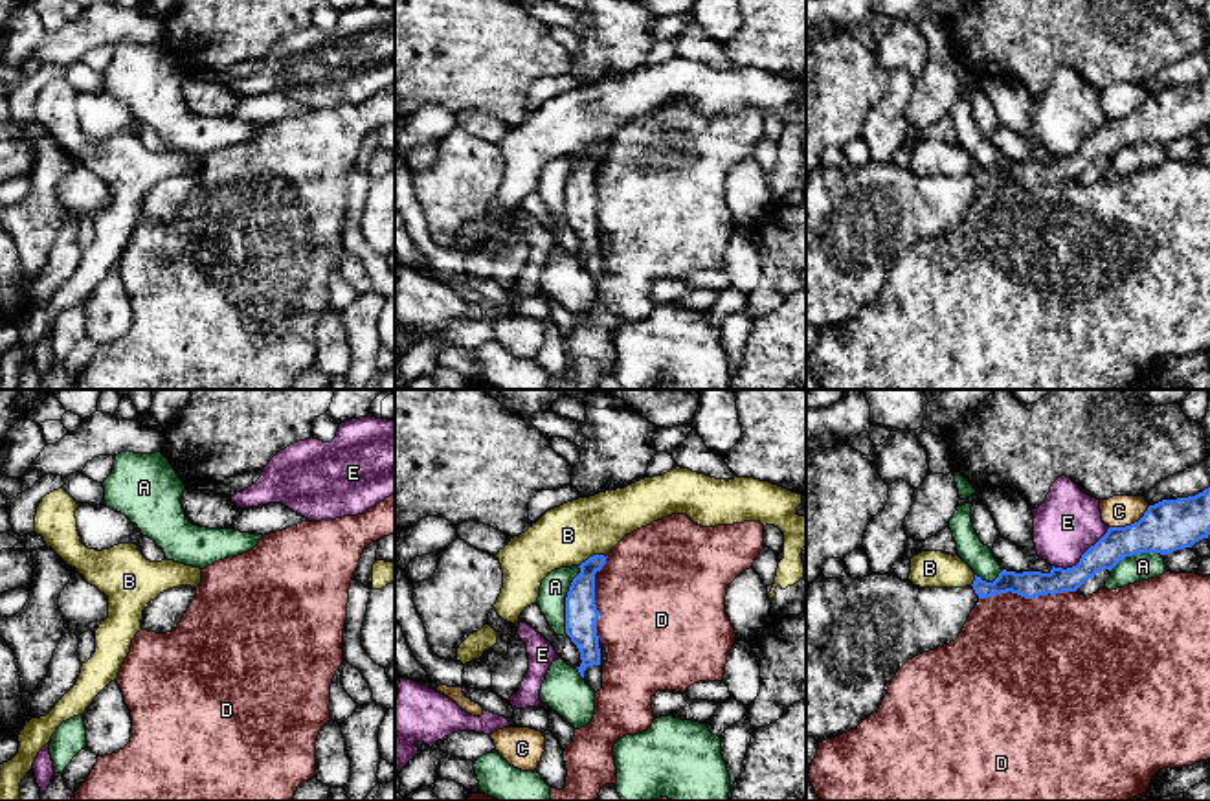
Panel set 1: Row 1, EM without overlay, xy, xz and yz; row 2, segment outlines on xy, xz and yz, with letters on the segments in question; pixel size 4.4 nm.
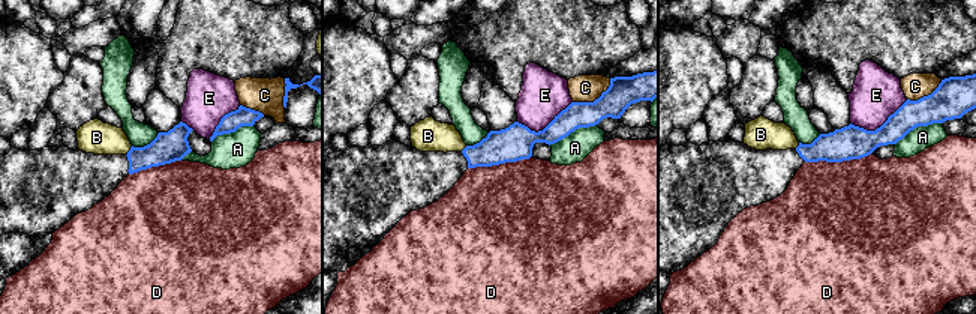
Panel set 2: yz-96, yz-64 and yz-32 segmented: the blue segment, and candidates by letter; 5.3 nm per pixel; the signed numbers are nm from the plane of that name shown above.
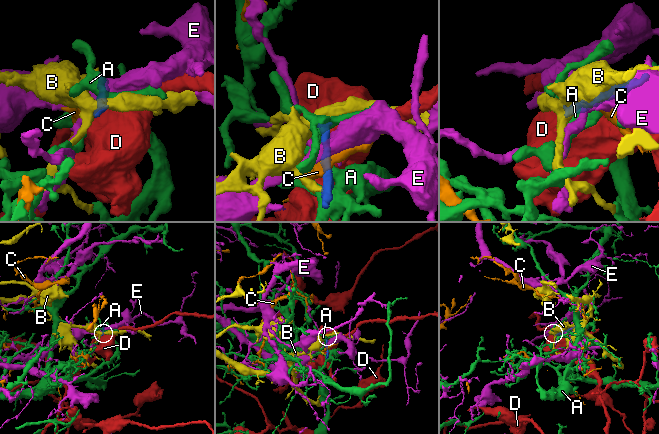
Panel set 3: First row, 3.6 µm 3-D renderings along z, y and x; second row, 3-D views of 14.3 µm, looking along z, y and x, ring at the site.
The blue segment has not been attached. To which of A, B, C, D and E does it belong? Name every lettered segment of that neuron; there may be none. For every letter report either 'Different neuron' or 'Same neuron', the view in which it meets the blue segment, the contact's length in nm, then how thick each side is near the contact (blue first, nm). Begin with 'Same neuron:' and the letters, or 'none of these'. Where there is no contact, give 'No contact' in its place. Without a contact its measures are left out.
Same neuron: none of these
A: Different neuron. Touches blue in xz. Shared border 300 nm. Thickness 140 nm (blue) against 120 nm
B: Different neuron. Touches blue in xz. Shared border 130 nm. Thickness 140 nm (blue) against 260 nm
C: Different neuron. Touches blue in yz. Shared border 200 nm. Thickness 220 nm (blue) against 140 nm
D: Different neuron. Touches blue in yz. Shared border 420 nm. Thickness 120 nm (blue) against 500 nm
E: Different neuron. Touches blue in yz. Shared border 300 nm. Thickness 140 nm (blue) against 280 nm

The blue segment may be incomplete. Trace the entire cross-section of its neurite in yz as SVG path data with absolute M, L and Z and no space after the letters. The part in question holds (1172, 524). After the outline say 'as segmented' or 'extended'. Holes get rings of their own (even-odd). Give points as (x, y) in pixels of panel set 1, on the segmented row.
M1210 487L1188 498L1162 500L1126 527L1109 527L1072 568L1041 571L1003 570L993 582L975 575L966 588L920 588L891 573L868 573L863 579L819 577L806 588L806 737L817 742L856 729L874 715L896 672L914 656L949 645L962 632L971 610L984 597L1017 593L1025 599L1076 592L1104 570L1138 553L1168 555L1192 547L1210 535Z; extended

